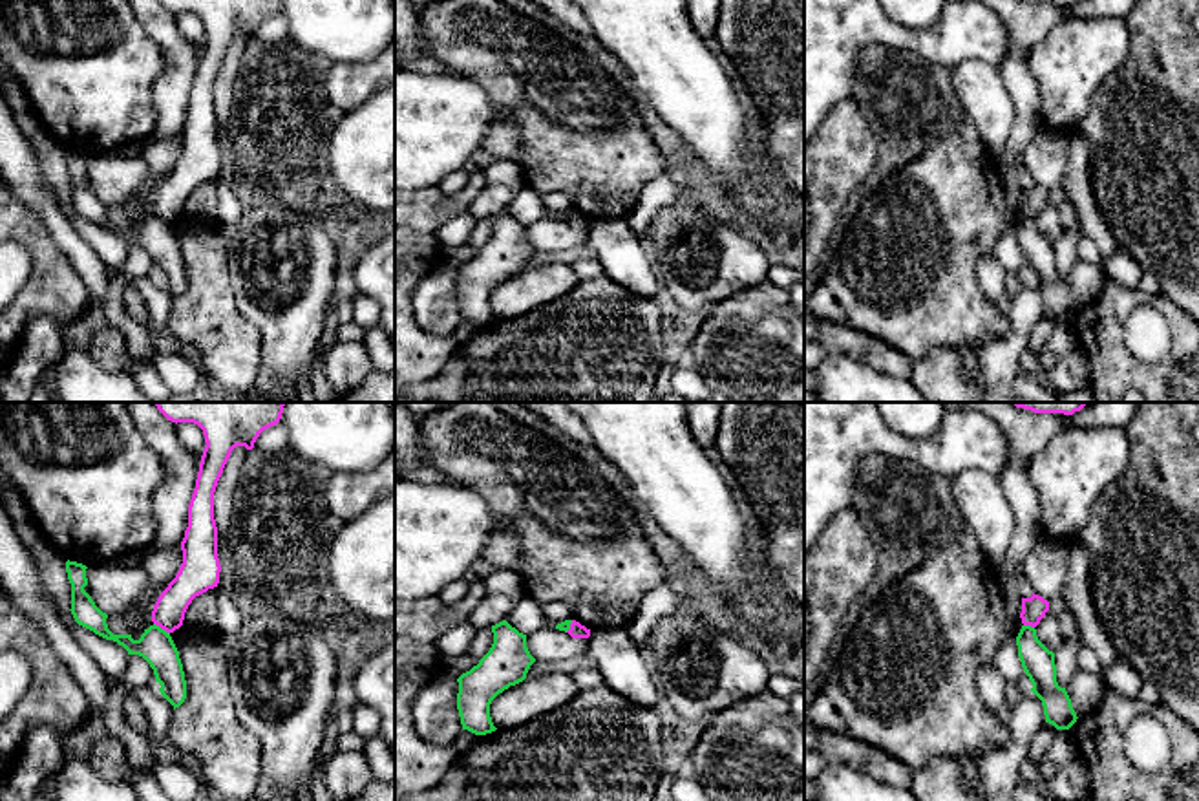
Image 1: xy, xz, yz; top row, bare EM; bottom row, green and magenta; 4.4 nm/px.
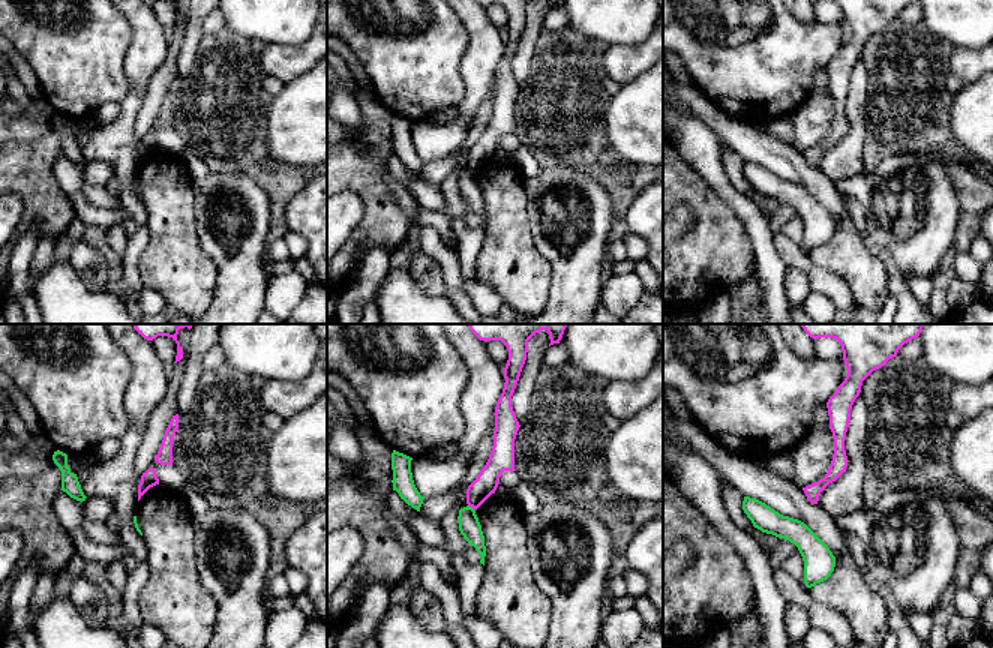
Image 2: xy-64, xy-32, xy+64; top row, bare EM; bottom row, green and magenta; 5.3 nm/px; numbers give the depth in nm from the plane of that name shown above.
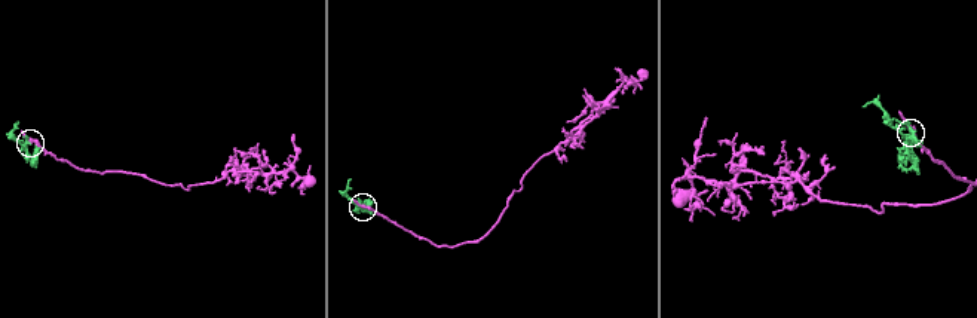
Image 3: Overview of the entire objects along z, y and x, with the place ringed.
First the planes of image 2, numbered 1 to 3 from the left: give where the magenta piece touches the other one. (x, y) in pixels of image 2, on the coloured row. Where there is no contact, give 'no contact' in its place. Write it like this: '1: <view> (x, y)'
1: no contact
2: xy-32 (471, 507)
3: no contact

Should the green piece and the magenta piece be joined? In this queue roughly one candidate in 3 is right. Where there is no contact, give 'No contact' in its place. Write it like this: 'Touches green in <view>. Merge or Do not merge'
Touches green in xy. Do not merge

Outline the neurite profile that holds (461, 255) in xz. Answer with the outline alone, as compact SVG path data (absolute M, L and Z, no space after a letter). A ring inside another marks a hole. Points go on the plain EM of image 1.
M466 243L466 245L457 247L457 249L442 251L440 258L444 263L459 269L462 263L470 262L477 254L479 254L479 251Z

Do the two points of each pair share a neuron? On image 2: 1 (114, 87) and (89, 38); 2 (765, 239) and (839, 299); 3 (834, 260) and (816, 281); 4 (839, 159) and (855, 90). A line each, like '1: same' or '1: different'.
1: same
2: different
3: different
4: same

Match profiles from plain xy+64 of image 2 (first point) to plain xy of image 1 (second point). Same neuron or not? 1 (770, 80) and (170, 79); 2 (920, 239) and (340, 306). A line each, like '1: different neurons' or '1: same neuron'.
1: different neurons
2: different neurons

